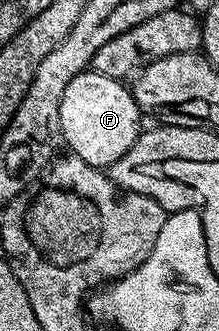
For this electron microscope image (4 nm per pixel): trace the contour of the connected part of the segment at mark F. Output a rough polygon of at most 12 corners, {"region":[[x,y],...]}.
{"region":[[87,68],[60,100],[61,141],[108,168],[144,115],[121,81]]}

